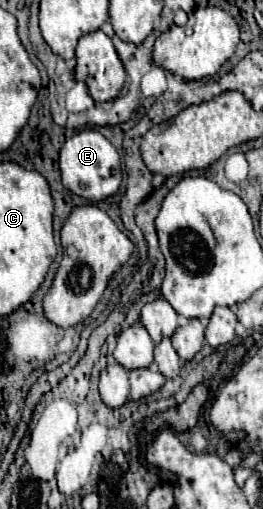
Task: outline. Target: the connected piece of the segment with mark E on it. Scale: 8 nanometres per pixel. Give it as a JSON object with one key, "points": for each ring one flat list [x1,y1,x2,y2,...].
{"points":[[82,130,68,138,60,148,60,174,64,188,88,200,104,200,120,188,122,168,116,148,96,130]]}

